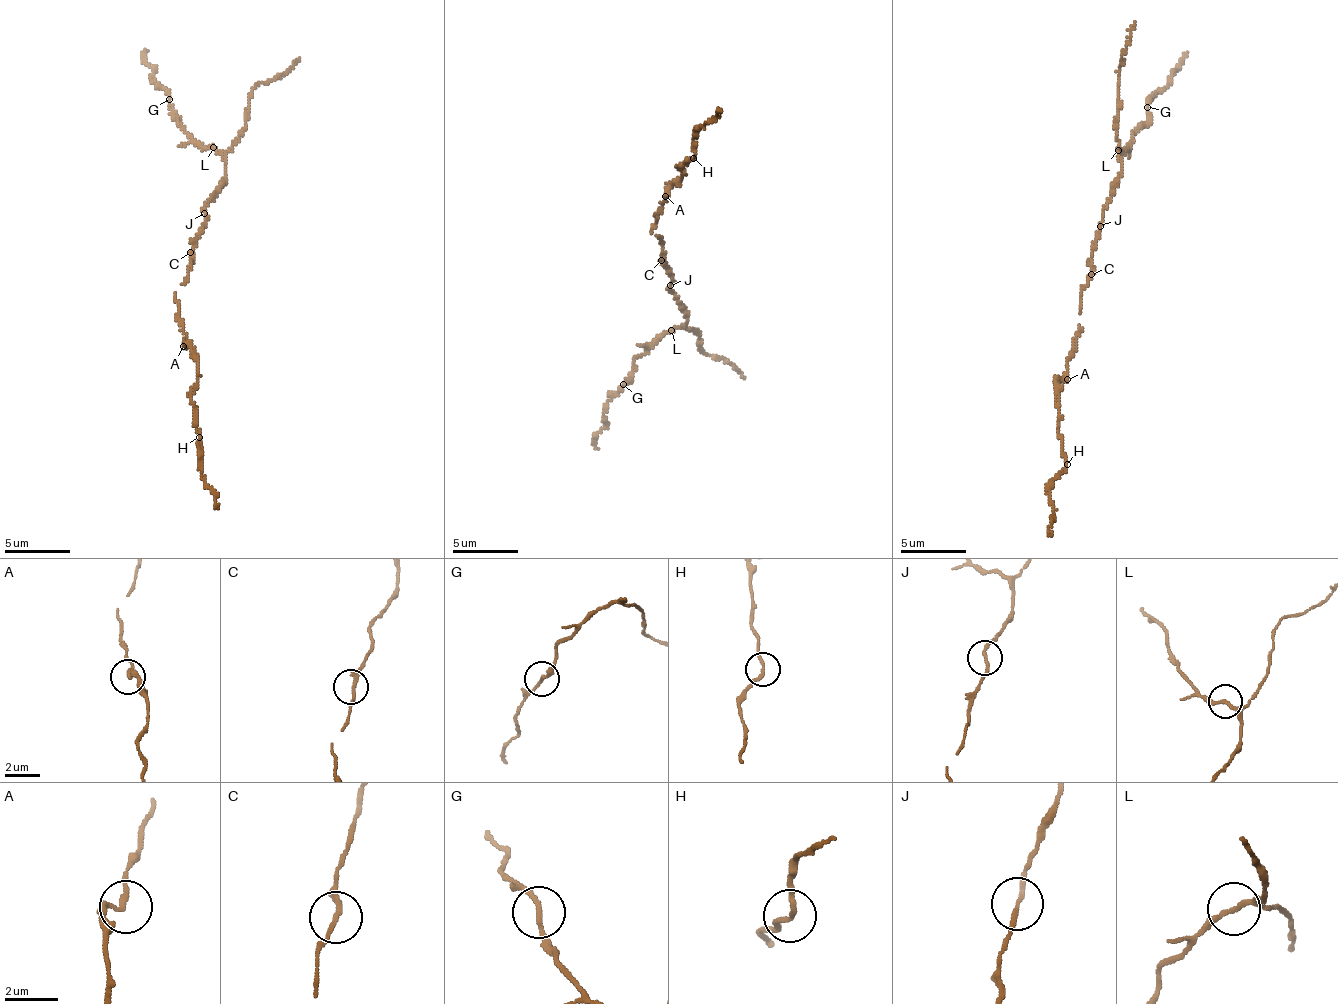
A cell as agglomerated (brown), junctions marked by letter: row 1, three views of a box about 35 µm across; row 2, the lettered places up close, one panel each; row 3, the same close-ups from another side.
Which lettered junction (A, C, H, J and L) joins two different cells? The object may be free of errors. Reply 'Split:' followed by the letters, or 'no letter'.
Split: no letter

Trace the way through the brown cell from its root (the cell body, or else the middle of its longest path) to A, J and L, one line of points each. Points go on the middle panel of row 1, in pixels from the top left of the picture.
A: (664, 260), (662, 238), (651, 231), (659, 208), (667, 200), (665, 196)
J: (664, 260), (662, 265), (667, 269), (671, 284)
L: (664, 260), (662, 265), (672, 280), (669, 292), (680, 304), (687, 321), (685, 327), (670, 329)

